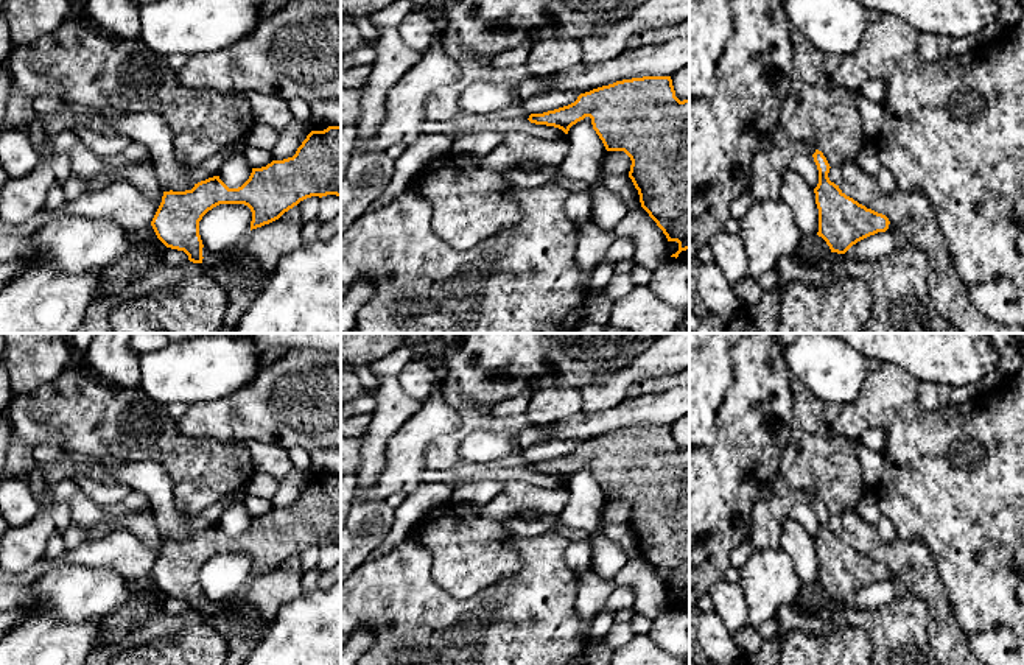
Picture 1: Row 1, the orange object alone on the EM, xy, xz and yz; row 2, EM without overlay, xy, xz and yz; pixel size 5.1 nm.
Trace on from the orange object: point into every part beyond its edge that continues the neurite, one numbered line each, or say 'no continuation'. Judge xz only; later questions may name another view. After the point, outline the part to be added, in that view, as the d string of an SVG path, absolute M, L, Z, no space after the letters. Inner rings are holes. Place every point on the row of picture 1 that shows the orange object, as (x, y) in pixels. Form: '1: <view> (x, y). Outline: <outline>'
no continuation

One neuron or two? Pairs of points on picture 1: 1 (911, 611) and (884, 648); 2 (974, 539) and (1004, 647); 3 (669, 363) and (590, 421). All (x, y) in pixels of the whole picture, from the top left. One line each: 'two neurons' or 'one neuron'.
1: one neuron
2: two neurons
3: two neurons

